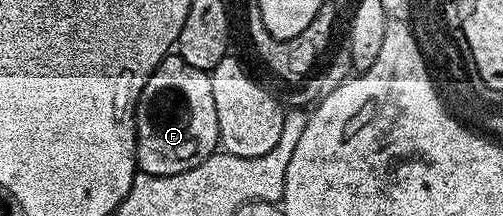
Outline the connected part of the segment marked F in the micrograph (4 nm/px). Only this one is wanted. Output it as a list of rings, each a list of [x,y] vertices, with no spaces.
[[[178,53],[168,54],[153,68],[139,100],[133,104],[133,118],[135,162],[145,175],[185,173],[216,154],[220,146],[211,76],[201,69],[193,69]]]

